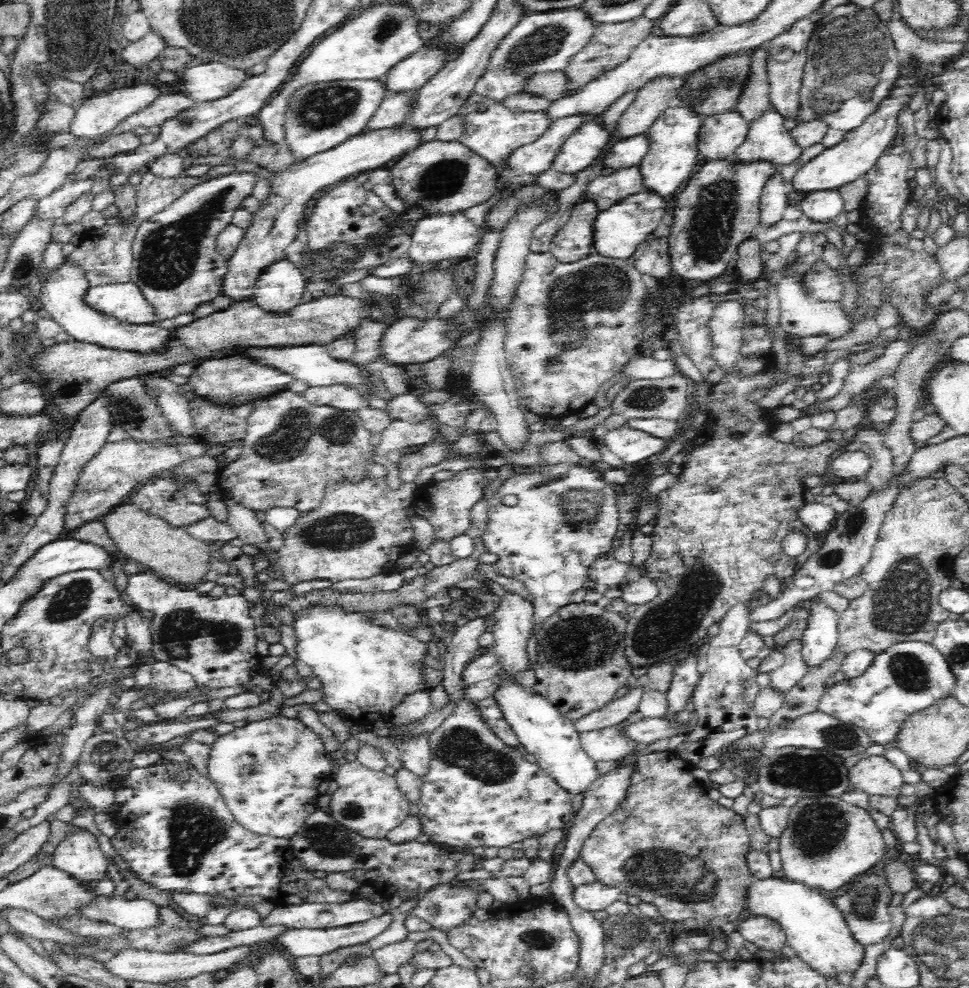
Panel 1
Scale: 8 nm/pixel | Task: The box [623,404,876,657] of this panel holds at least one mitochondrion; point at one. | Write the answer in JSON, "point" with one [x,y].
{"point":[853,524]}

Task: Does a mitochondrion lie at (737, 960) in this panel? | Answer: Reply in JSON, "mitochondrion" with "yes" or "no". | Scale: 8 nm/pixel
{"mitochondrion":"no"}

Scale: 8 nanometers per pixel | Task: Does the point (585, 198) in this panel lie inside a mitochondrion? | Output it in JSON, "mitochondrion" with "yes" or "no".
{"mitochondrion":"no"}

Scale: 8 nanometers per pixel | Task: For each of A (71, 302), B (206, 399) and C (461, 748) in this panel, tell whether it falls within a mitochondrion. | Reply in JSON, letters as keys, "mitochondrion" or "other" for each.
{"A":"other","B":"other","C":"mitochondrion"}

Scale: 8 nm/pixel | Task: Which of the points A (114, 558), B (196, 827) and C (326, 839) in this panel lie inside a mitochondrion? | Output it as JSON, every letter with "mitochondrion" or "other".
{"A":"other","B":"mitochondrion","C":"mitochondrion"}

